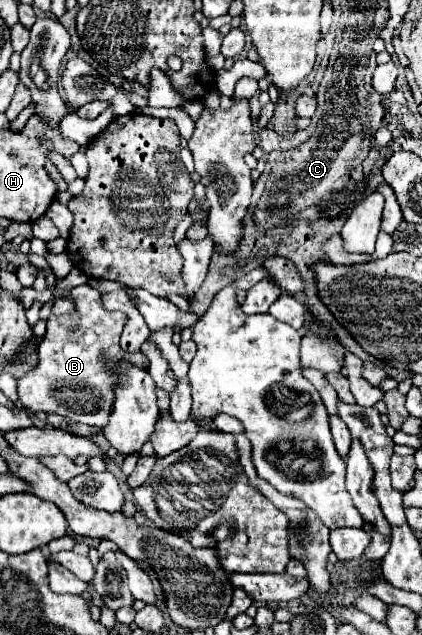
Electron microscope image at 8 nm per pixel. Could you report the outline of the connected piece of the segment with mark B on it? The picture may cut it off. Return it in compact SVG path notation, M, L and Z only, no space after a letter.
M83 284L73 288L73 302L77 306L75 314L65 314L65 316L55 316L47 320L47 334L41 340L37 348L37 366L27 372L23 378L19 378L19 402L33 412L53 412L69 422L81 422L87 426L97 426L103 428L105 422L109 422L109 414L113 412L113 390L117 388L117 378L121 374L121 368L109 368L107 360L127 360L133 366L139 366L147 370L149 358L143 352L125 352L119 344L123 326L127 324L127 314L123 312L107 312L101 306L101 294L93 290L91 286Z

